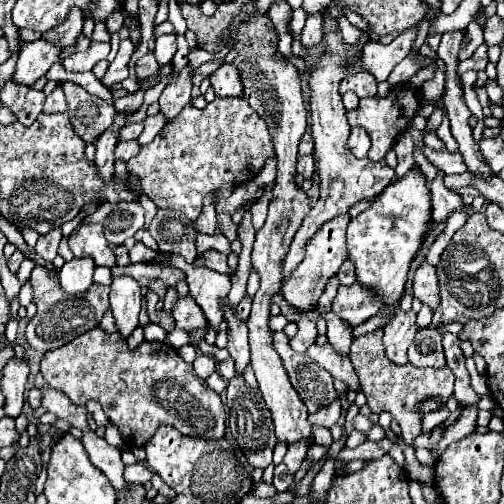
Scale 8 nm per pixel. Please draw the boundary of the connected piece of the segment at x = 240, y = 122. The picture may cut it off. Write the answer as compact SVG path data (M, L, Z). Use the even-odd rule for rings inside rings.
M216 98L202 110L192 104L184 106L126 166L158 208L178 210L196 222L202 212L202 200L216 200L218 188L226 182L248 182L264 168L268 158L274 158L274 146L264 120L244 98Z

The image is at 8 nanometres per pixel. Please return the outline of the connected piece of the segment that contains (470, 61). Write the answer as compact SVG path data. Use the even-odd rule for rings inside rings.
M485 42L479 46L474 54L464 60L464 61L460 61L457 67L457 71L459 73L459 75L462 75L463 73L467 72L467 71L483 71L486 68L486 65L489 62L488 56L487 56L487 50L488 47L485 44Z

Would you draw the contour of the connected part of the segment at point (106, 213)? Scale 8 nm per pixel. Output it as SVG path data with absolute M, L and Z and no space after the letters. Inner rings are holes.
M104 202L88 216L94 216L94 224L104 228L104 236L112 244L124 244L126 238L134 236L134 232L144 226L144 210L140 202Z

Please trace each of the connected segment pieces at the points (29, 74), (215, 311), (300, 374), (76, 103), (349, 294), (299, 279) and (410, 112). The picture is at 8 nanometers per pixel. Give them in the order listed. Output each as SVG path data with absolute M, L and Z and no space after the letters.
M44 40L22 44L12 80L16 84L32 86L40 76L44 76L48 72L48 68L54 62L58 62L60 52L62 52L60 48L56 48Z
M164 254L169 257L170 263L180 270L184 270L188 274L188 288L190 288L190 296L198 302L198 306L202 306L206 320L214 326L214 330L218 330L218 324L222 320L222 302L226 300L228 292L230 292L230 278L224 274L218 274L206 266L192 266L187 264L184 258L175 254Z
M284 332L274 334L274 348L284 362L294 390L298 392L310 414L336 400L338 394L332 386L334 378L324 368L316 366L306 354L296 354L290 348L288 336Z
M64 82L62 90L66 94L68 114L76 134L84 142L94 142L96 136L100 136L112 124L116 114L114 106L106 104L98 96L88 94L82 86L74 82Z
M354 282L352 286L340 286L338 294L332 302L334 314L340 316L344 322L348 322L348 326L358 326L364 320L368 320L370 316L380 312L380 302L376 302L376 298L372 298L372 294L368 294L368 290L364 290L364 286L360 286L358 282Z
M344 214L340 218L332 218L308 242L304 260L292 272L292 278L284 284L284 290L282 290L282 296L286 294L286 300L292 306L302 308L302 310L312 310L312 308L318 306L318 298L324 292L324 286L326 286L328 278L334 276L338 272L340 264L348 258L348 252L346 252L346 226L348 226L348 222L350 222L348 214Z
M398 84L390 90L388 96L384 96L384 98L380 98L380 96L362 98L356 110L346 112L348 124L352 128L364 128L368 132L368 136L372 138L372 146L368 152L370 160L384 160L386 152L394 146L398 134L404 132L408 128L408 124L412 122L412 118L418 114L420 104L422 104L422 90L418 90L410 84Z

